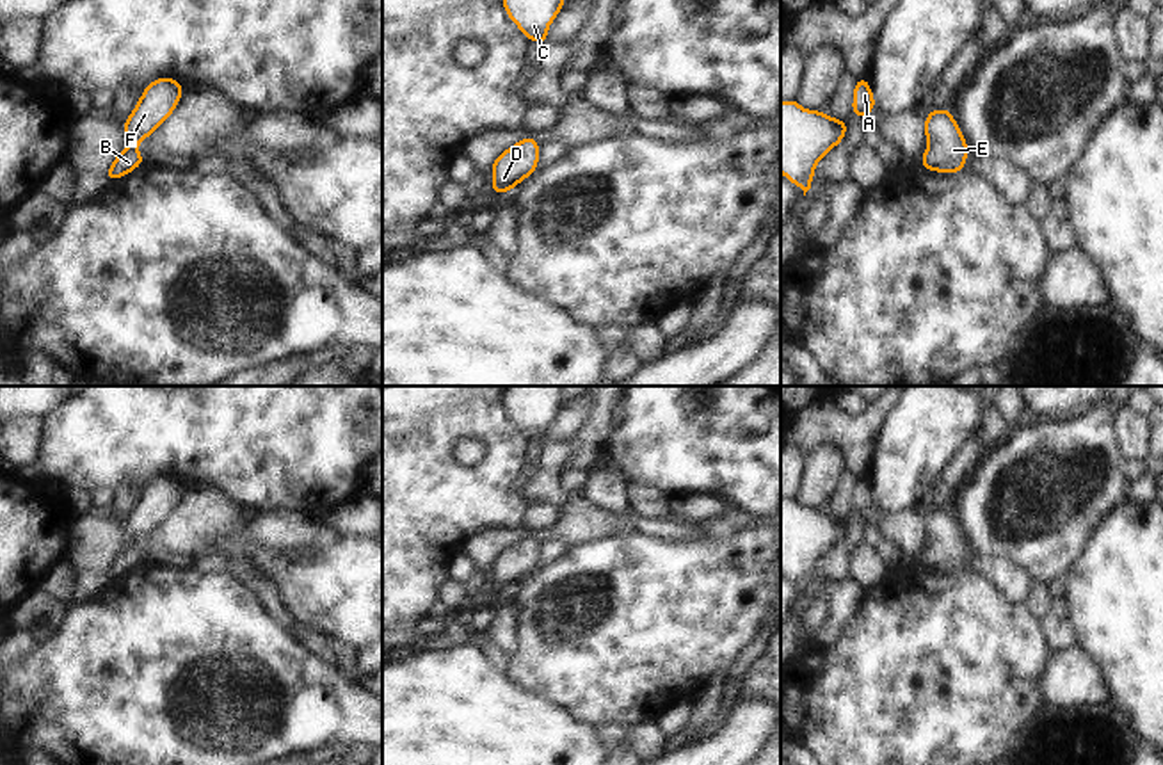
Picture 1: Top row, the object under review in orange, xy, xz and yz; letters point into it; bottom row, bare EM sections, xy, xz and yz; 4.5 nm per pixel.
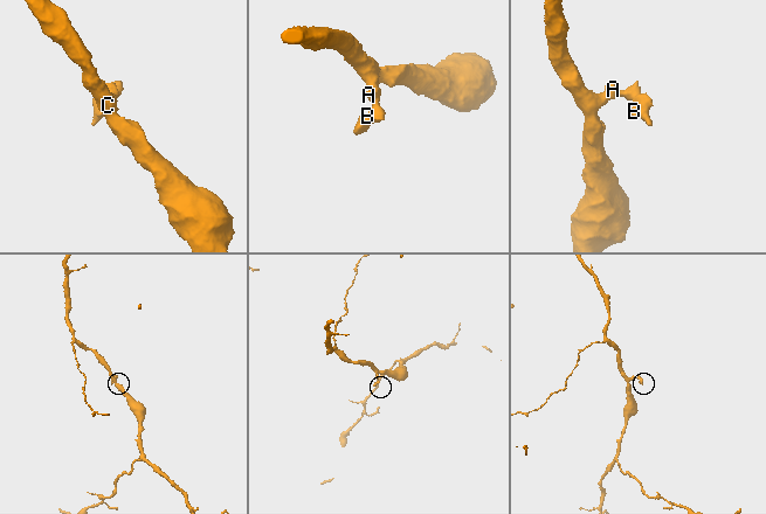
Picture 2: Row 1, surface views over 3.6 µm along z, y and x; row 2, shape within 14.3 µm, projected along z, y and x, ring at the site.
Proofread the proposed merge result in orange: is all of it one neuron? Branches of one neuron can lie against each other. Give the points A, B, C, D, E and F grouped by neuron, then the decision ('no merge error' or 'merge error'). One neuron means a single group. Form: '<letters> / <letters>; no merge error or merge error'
A B C D E F; no merge error

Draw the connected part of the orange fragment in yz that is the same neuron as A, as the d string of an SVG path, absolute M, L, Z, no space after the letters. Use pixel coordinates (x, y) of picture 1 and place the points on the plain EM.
M857 477L854 486L854 500L852 500L852 516L859 514L866 518L866 514L877 505L868 477Z

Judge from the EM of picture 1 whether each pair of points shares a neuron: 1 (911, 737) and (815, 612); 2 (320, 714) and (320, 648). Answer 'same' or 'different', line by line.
1: different
2: different

